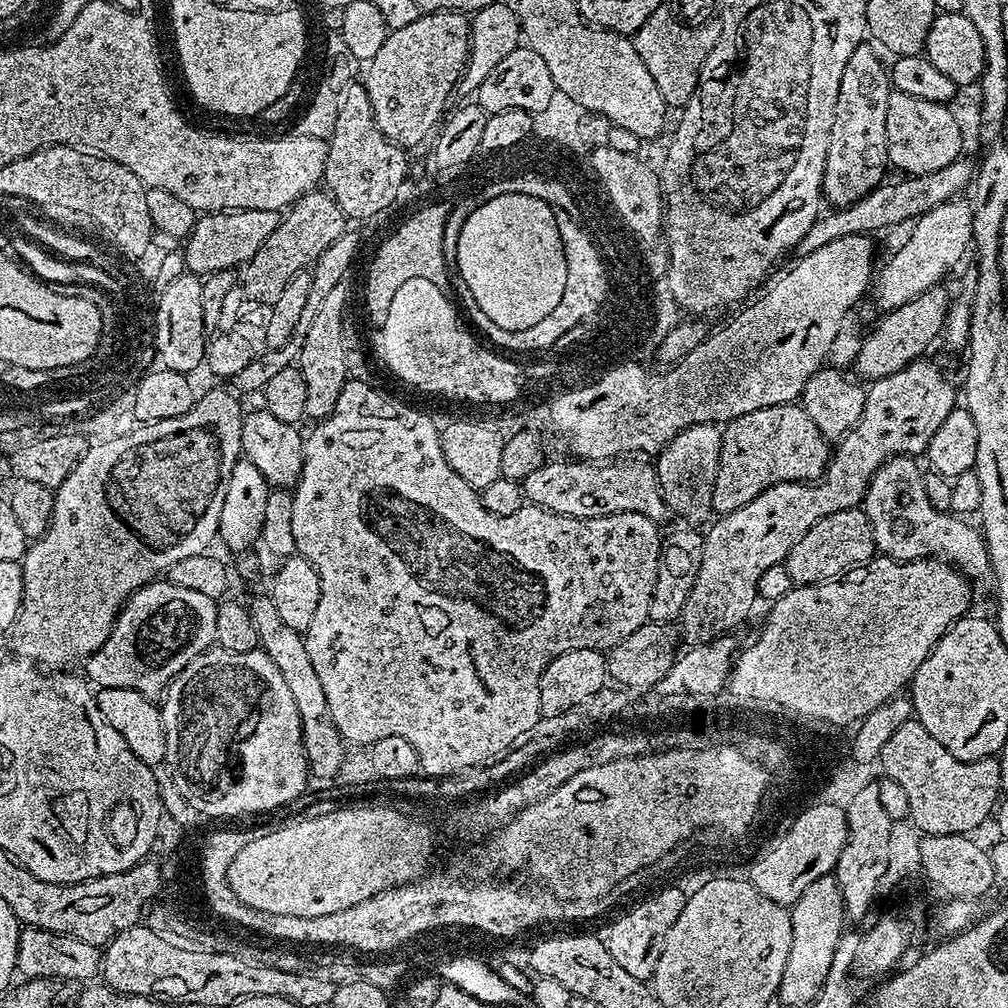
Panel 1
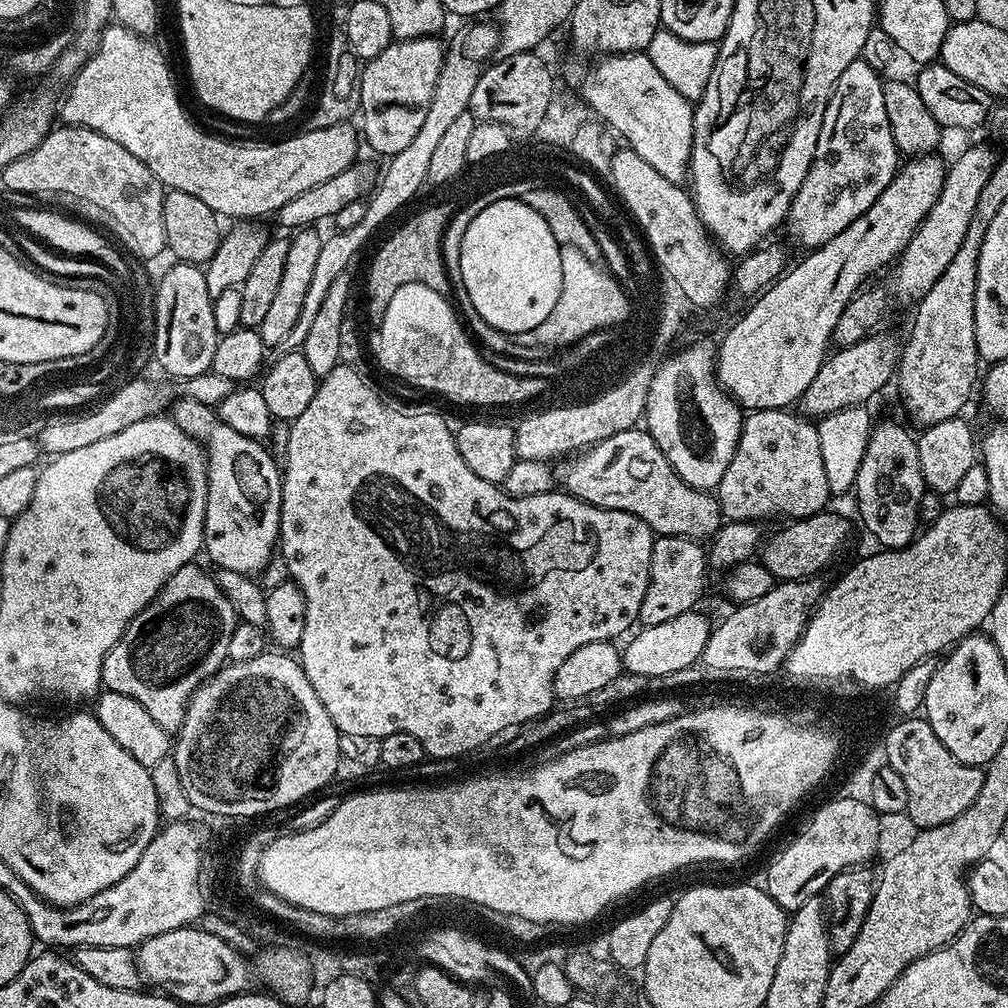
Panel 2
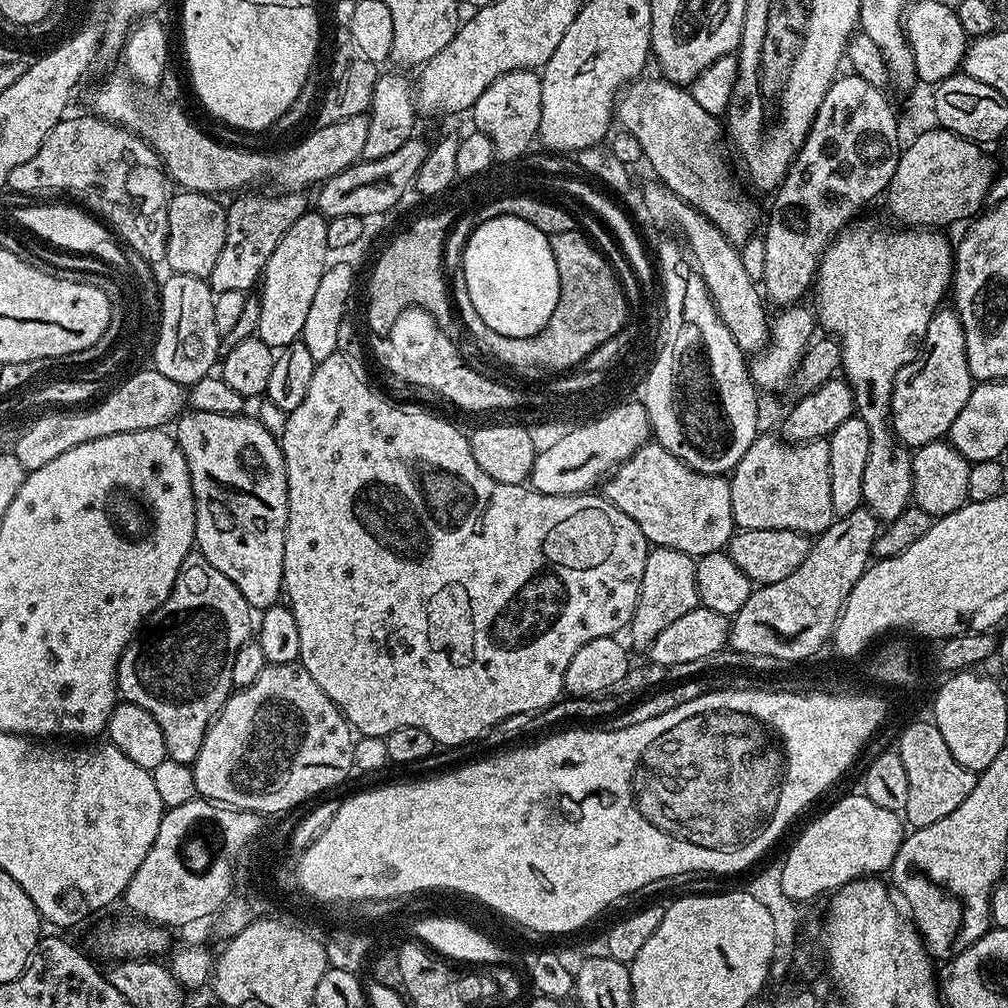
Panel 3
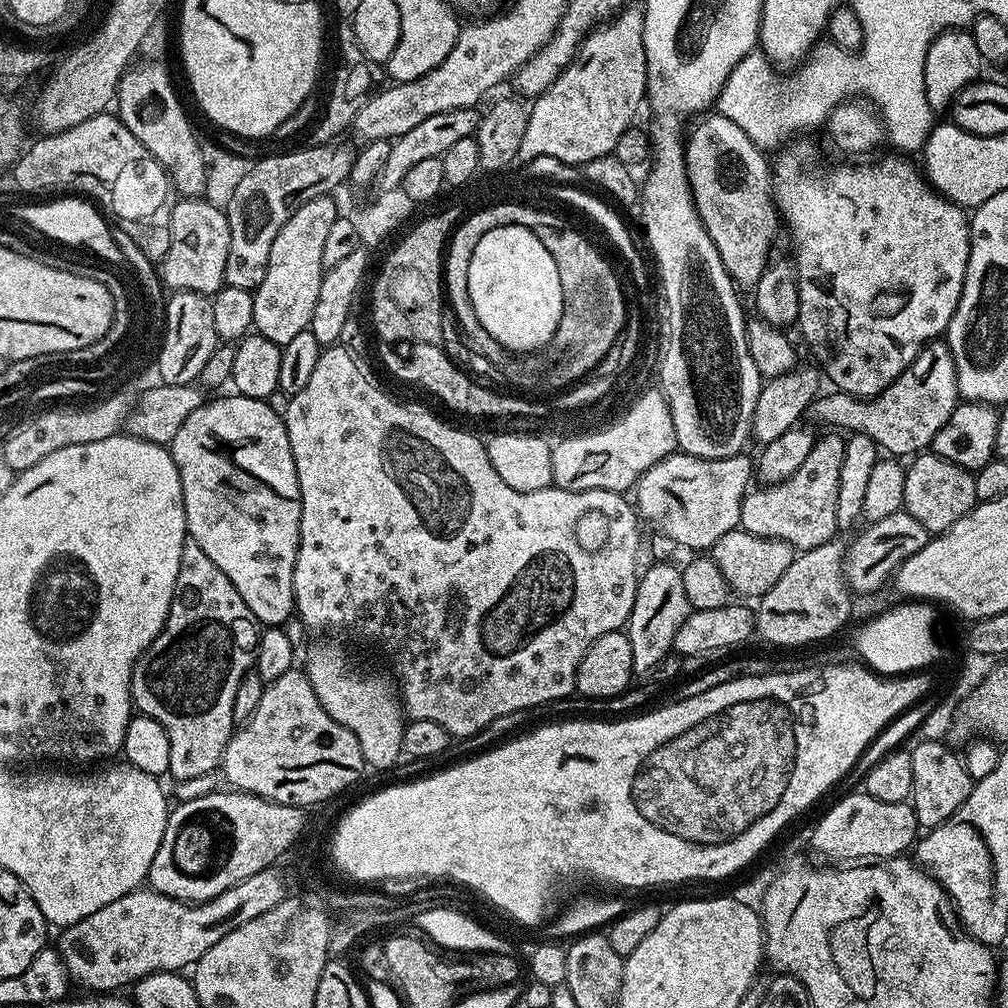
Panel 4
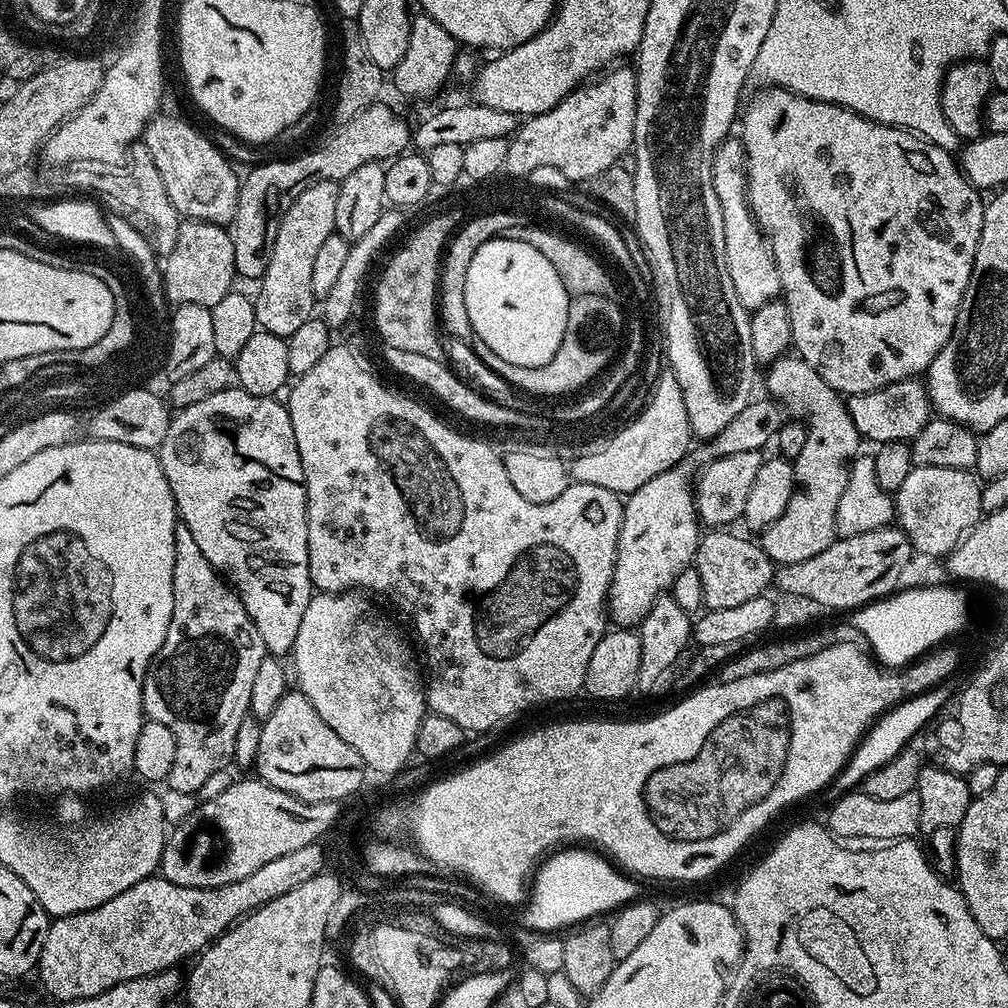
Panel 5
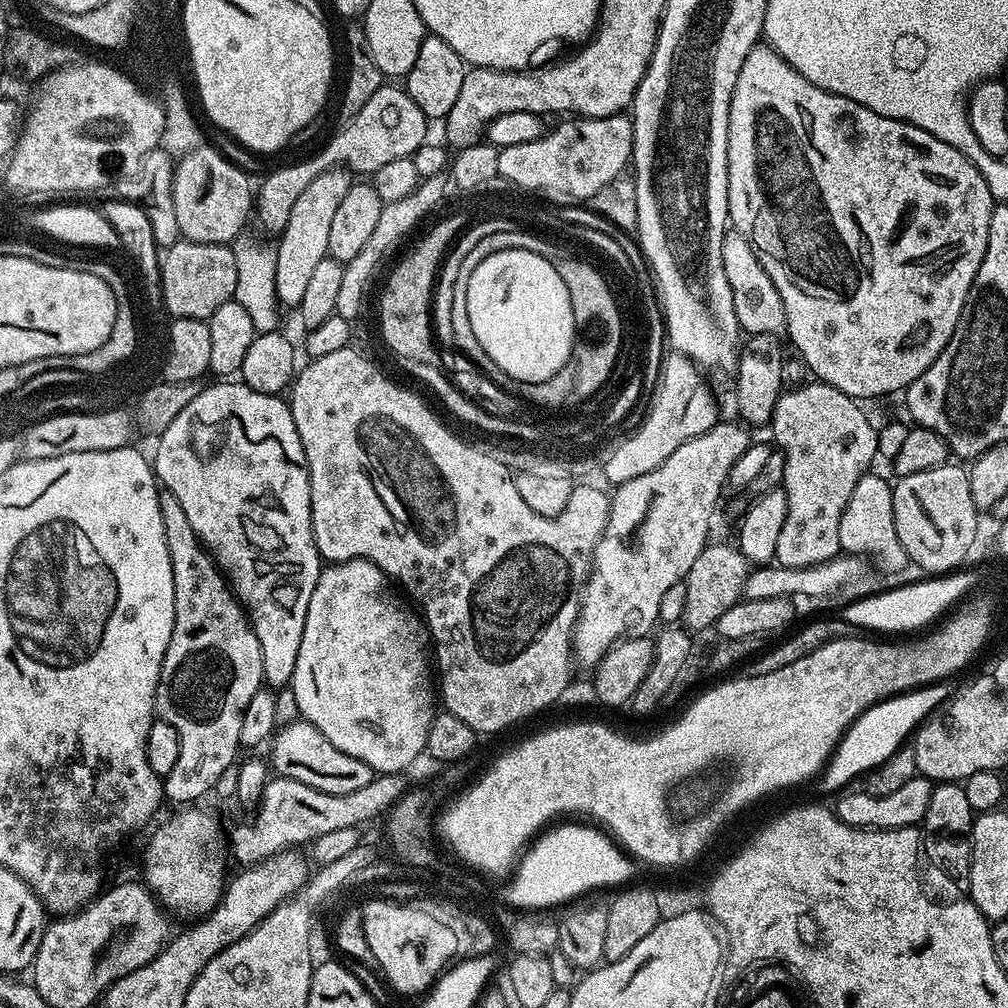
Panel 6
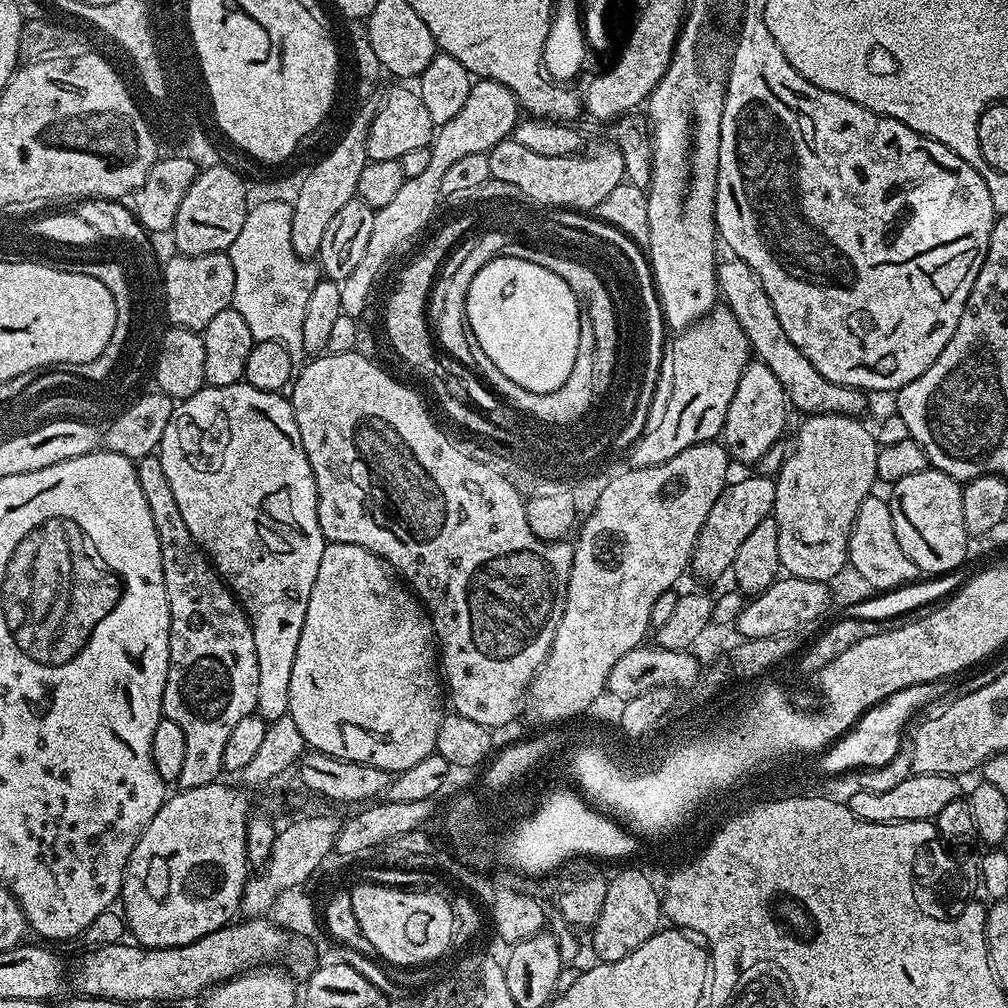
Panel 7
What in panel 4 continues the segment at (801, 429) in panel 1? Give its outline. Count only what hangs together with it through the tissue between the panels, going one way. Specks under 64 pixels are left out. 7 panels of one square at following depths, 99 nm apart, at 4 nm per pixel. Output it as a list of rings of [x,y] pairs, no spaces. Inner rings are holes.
[[[832,434],[836,436],[823,436],[821,435],[814,447],[810,450],[810,454],[806,454],[806,462],[802,462],[802,466],[798,466],[798,470],[794,470],[794,474],[790,474],[790,478],[786,478],[780,484],[770,484],[767,486],[757,487],[757,492],[755,490],[749,490],[744,496],[744,501],[742,502],[742,510],[740,511],[740,527],[744,529],[745,532],[750,534],[758,534],[762,538],[767,540],[781,540],[790,545],[794,550],[799,550],[800,552],[805,552],[811,548],[817,548],[822,546],[827,540],[833,539],[837,535],[838,529],[836,523],[838,522],[838,474],[842,472],[842,454],[844,453],[844,442],[845,437],[840,434]]]

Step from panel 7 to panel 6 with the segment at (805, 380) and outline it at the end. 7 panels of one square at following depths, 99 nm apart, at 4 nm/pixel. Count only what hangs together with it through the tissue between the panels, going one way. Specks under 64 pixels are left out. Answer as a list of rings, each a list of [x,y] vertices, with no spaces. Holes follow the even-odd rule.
[[[735,230],[725,231],[722,242],[722,270],[726,270],[726,282],[730,282],[730,294],[734,297],[734,314],[738,314],[741,329],[748,334],[780,334],[787,329],[786,310],[782,306],[782,294],[774,290],[770,274],[762,270],[758,254]]]

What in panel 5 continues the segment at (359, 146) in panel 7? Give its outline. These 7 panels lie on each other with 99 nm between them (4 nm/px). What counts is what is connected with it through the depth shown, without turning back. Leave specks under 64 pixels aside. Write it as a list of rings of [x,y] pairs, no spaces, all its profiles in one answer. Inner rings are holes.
[[[323,180],[298,194],[286,210],[274,238],[274,250],[269,265],[259,281],[260,293],[255,293],[256,323],[261,329],[275,336],[289,337],[302,326],[302,322],[313,319],[312,307],[317,307],[318,297],[310,290],[310,277],[314,270],[314,258],[326,238],[334,235],[334,213],[338,203],[339,183]]]

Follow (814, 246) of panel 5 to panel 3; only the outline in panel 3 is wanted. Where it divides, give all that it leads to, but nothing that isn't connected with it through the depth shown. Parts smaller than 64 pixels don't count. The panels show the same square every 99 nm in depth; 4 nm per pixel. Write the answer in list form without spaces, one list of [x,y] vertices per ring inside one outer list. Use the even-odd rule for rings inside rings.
[[[857,219],[849,223],[843,232],[836,235],[835,240],[828,245],[823,256],[820,257],[820,266],[816,269],[816,279],[814,281],[814,293],[816,292],[816,304],[814,303],[814,315],[821,329],[825,328],[825,333],[831,334],[840,344],[840,353],[842,354],[843,379],[848,381],[854,394],[856,403],[855,415],[866,422],[870,430],[870,458],[866,458],[866,474],[862,474],[862,494],[864,495],[864,504],[872,513],[875,514],[877,521],[891,522],[896,519],[913,503],[912,499],[912,452],[897,440],[892,431],[890,423],[891,414],[891,396],[892,387],[895,384],[895,376],[907,363],[915,359],[921,351],[921,344],[924,341],[926,328],[934,314],[939,311],[945,303],[944,295],[949,295],[950,289],[954,284],[954,244],[943,236],[943,231],[930,228],[921,228],[919,226],[891,226],[892,228],[875,228],[868,220]]]

